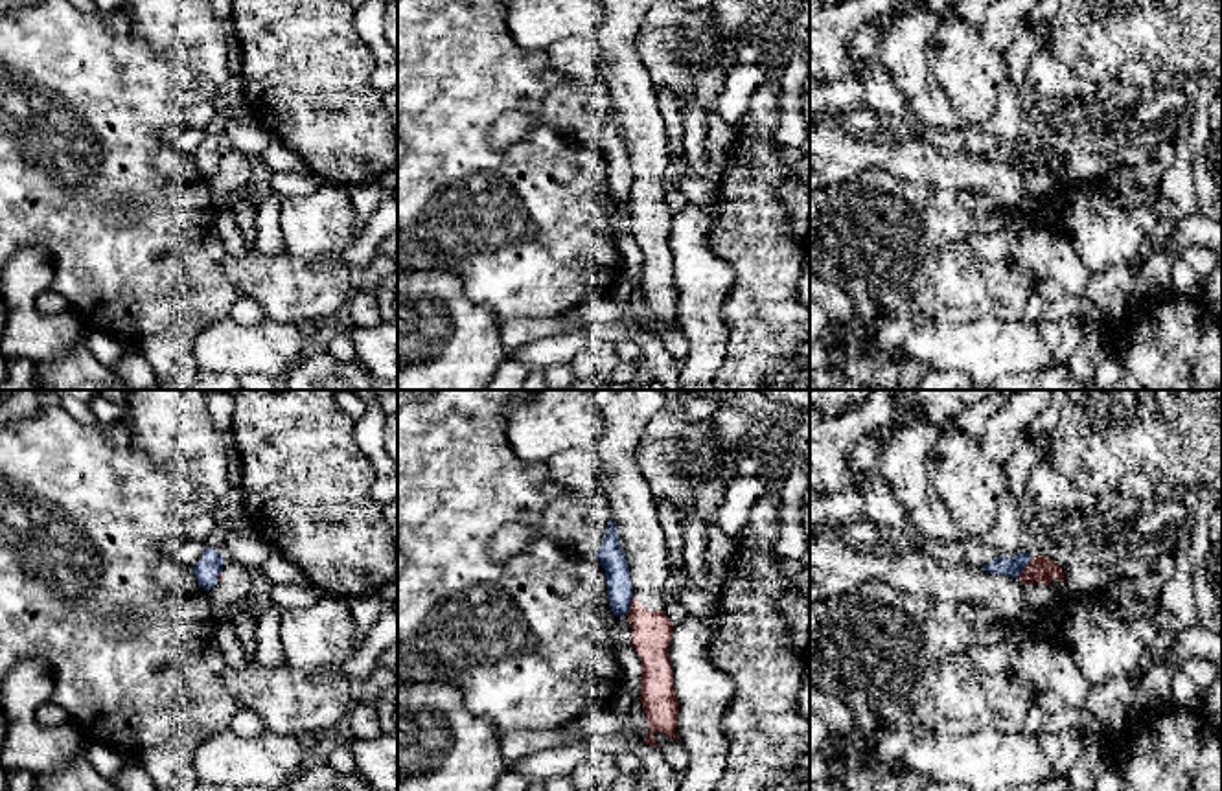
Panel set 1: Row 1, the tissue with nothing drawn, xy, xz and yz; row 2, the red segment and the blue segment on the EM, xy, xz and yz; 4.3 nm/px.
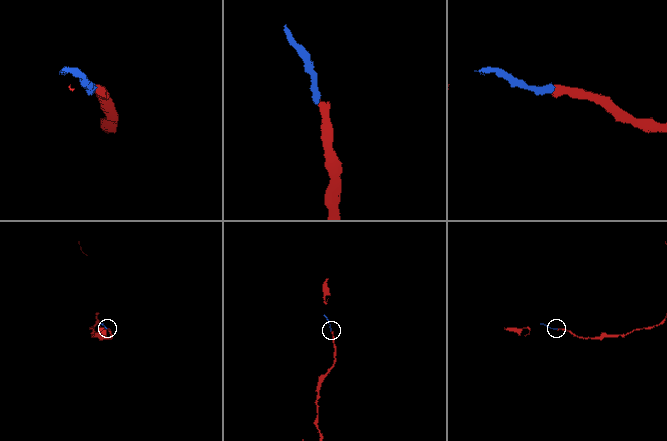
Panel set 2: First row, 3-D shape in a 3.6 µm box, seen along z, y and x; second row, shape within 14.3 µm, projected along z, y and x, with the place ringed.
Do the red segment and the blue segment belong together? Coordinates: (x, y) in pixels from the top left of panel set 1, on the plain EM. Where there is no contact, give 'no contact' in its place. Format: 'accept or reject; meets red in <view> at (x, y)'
reject; meets red in yz at (1024, 157)

